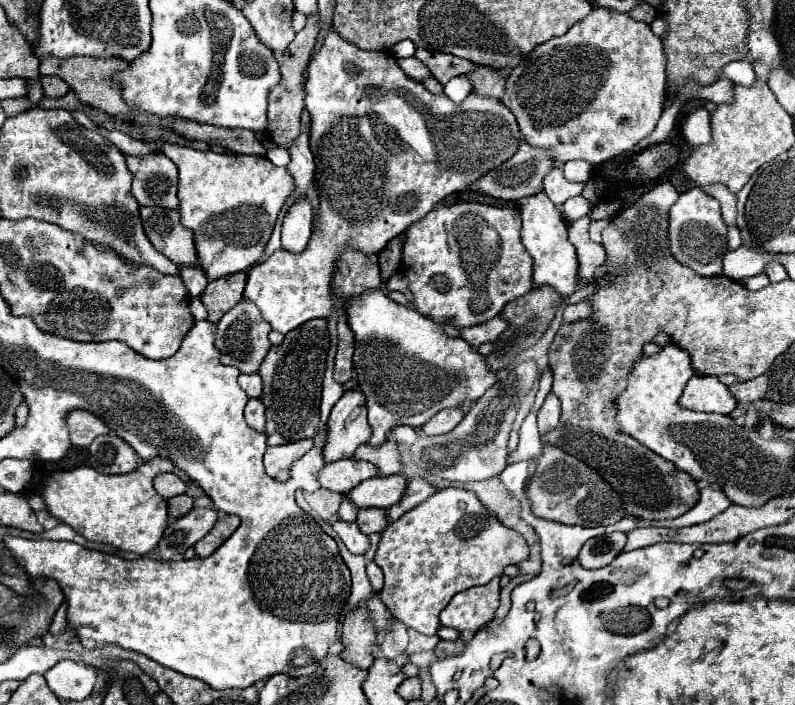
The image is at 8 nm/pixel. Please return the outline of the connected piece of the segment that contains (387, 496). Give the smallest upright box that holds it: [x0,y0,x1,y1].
[347,475,407,509]

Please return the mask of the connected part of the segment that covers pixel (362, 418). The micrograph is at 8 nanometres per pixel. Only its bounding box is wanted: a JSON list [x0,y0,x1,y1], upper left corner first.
[323,389,371,463]

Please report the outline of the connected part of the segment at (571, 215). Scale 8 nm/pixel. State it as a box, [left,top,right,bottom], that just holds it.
[563,197,591,221]

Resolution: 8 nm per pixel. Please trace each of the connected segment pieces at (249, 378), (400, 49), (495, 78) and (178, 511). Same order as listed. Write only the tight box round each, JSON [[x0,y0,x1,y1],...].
[[239,373,261,397],[391,41,415,57],[467,67,505,99],[167,495,193,519]]

